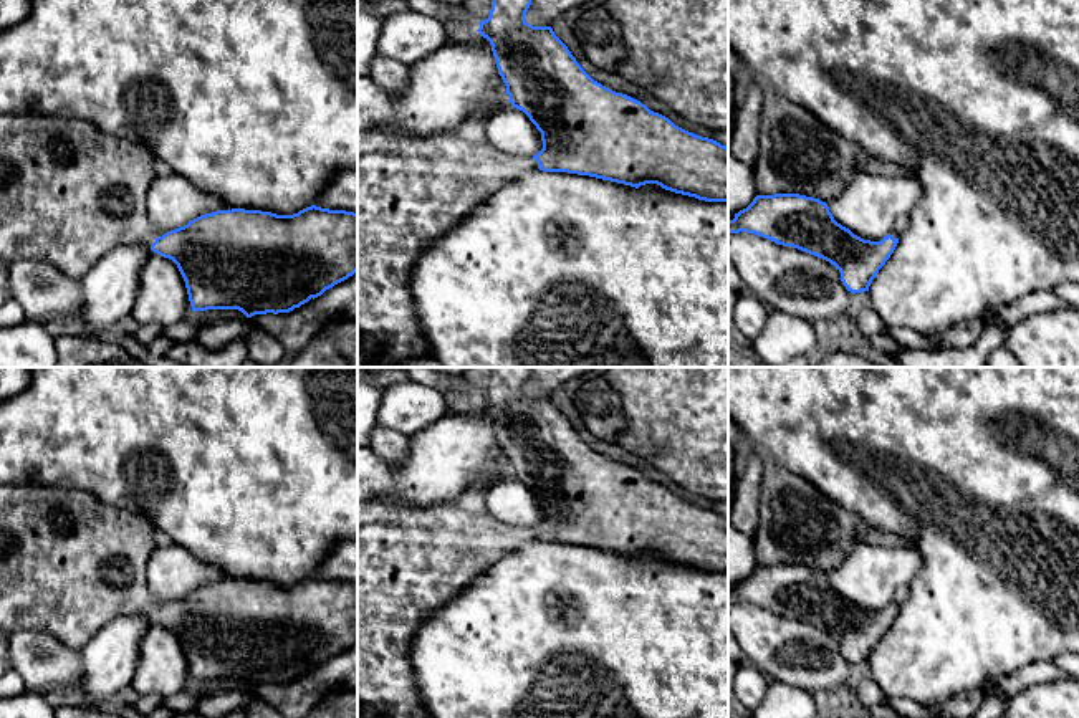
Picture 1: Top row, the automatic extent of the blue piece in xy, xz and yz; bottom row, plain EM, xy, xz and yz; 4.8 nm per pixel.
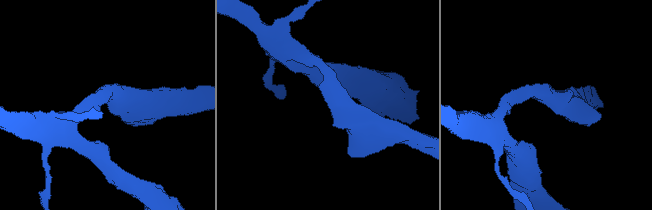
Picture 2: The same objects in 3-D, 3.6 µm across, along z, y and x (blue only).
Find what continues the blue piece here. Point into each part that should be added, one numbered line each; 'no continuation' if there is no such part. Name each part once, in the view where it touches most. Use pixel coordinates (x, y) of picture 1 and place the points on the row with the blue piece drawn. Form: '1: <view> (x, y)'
no continuation

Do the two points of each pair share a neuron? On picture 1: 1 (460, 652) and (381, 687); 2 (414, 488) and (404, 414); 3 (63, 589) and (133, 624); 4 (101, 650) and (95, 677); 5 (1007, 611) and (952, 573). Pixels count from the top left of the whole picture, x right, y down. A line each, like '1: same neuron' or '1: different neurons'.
1: different neurons
2: different neurons
3: different neurons
4: same neuron
5: same neuron

